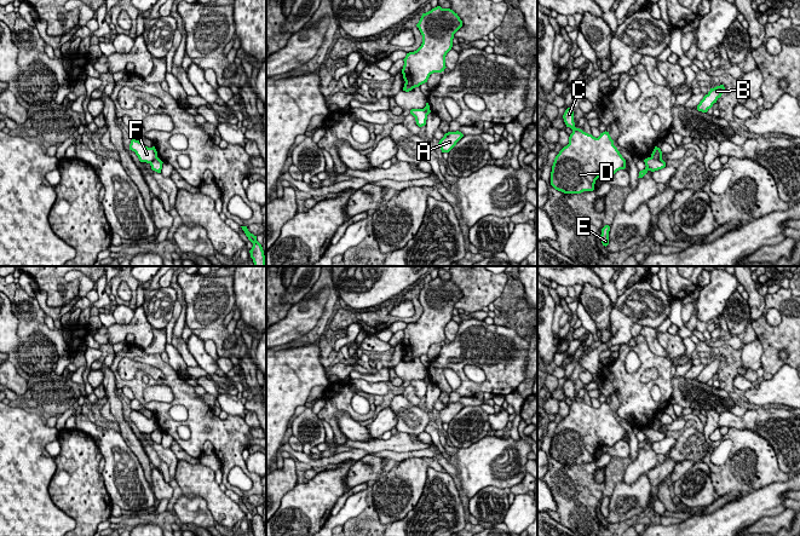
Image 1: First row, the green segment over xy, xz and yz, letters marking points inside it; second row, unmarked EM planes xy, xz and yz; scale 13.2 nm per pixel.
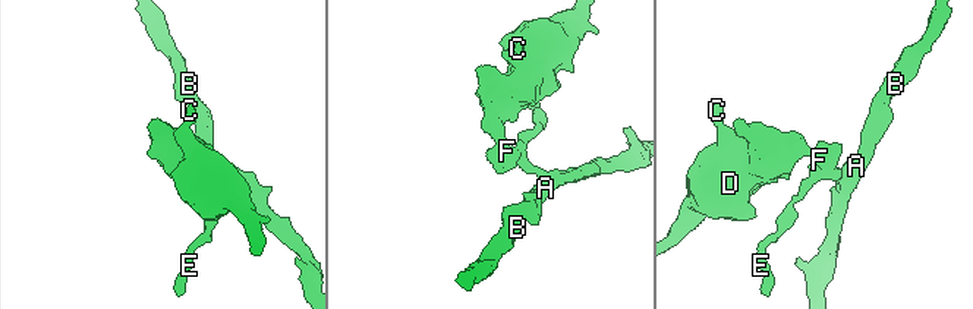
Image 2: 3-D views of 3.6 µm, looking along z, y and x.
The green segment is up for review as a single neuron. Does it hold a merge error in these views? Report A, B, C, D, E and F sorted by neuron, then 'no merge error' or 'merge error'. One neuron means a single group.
groups A B E / C D F; merge error

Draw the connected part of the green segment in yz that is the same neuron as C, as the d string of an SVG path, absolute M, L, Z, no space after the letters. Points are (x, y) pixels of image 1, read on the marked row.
M568 108L563 115L566 127L572 129L569 144L556 156L552 172L551 185L564 194L581 194L593 191L594 184L603 174L614 175L617 171L626 168L626 160L614 145L609 132L603 132L598 138L575 127L574 111Z

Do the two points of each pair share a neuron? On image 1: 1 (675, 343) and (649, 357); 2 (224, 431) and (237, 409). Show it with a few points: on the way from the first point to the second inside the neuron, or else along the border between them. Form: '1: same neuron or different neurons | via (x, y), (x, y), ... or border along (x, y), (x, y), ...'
1: different neurons | border along (666, 357), (672, 361)
2: different neurons | border along (229, 414), (240, 416)

